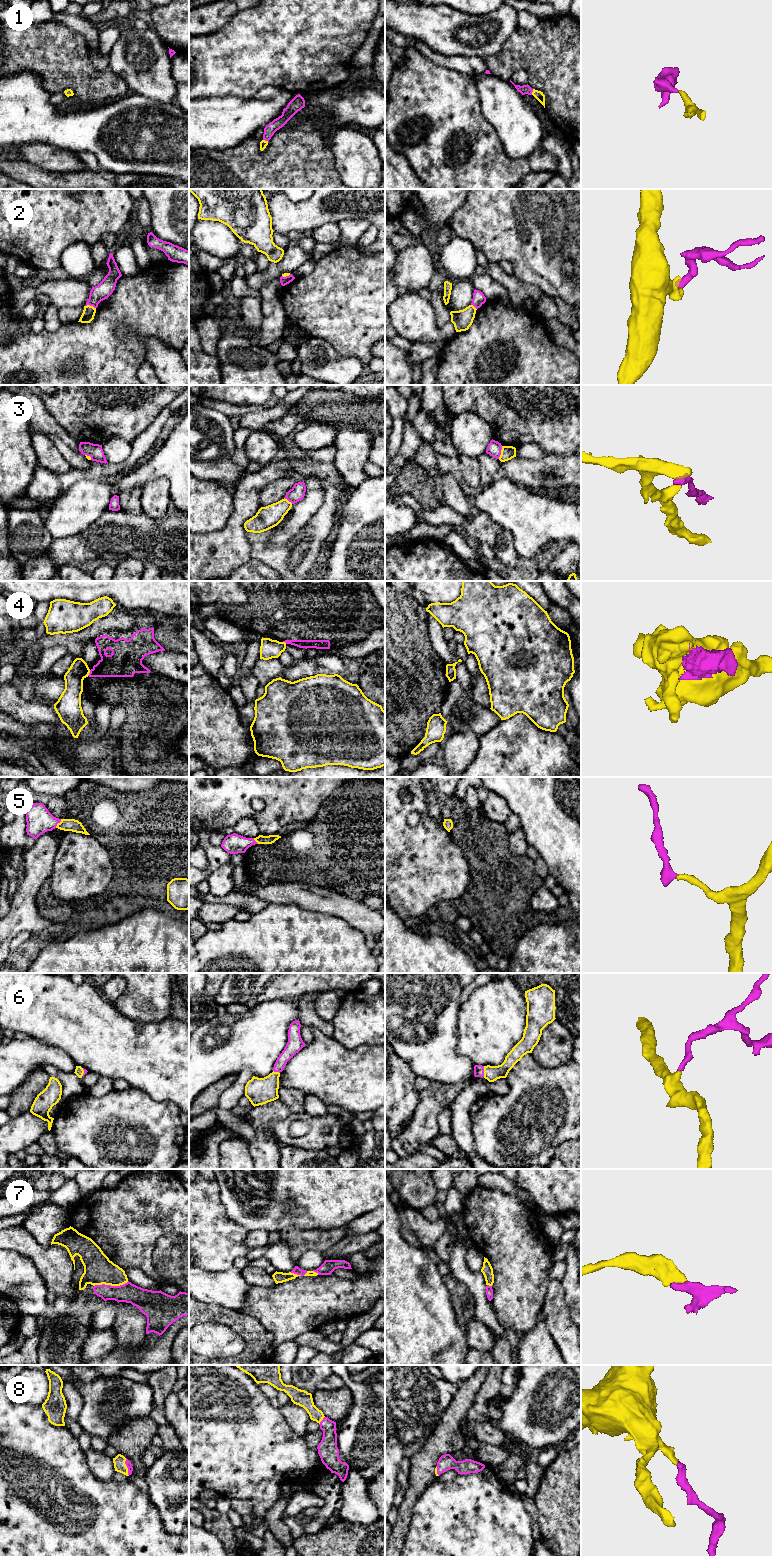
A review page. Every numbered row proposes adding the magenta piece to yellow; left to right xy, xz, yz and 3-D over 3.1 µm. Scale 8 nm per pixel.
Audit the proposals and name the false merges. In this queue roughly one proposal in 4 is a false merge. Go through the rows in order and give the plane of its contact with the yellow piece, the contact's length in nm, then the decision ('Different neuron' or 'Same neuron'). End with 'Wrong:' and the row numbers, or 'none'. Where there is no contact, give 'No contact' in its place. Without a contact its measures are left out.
1: Touches yellow in yz. Shared border 50 nm. Same neuron
2: Touches yellow in xy. Shared border 90 nm. Different neuron
3: Touches yellow in yz. Shared border 110 nm. Same neuron
4: Touches yellow in xy. Shared border 50 nm. Different neuron
5: Touches yellow in xy. Shared border 90 nm. Same neuron
6: Touches yellow in yz. Shared border 90 nm. Same neuron
7: Touches yellow in xy. Shared border 280 nm. Same neuron
8: Touches yellow in xy. Shared border 150 nm. Same neuron
Wrong: 2, 4

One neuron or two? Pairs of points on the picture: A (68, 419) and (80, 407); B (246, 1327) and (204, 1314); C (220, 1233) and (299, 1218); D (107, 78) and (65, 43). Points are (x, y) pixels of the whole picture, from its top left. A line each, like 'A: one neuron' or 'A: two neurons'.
A: one neuron
B: one neuron
C: two neurons
D: one neuron

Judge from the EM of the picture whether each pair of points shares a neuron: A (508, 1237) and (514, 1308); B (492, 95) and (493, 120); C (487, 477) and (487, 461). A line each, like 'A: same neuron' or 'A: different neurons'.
A: same neuron
B: same neuron
C: same neuron

